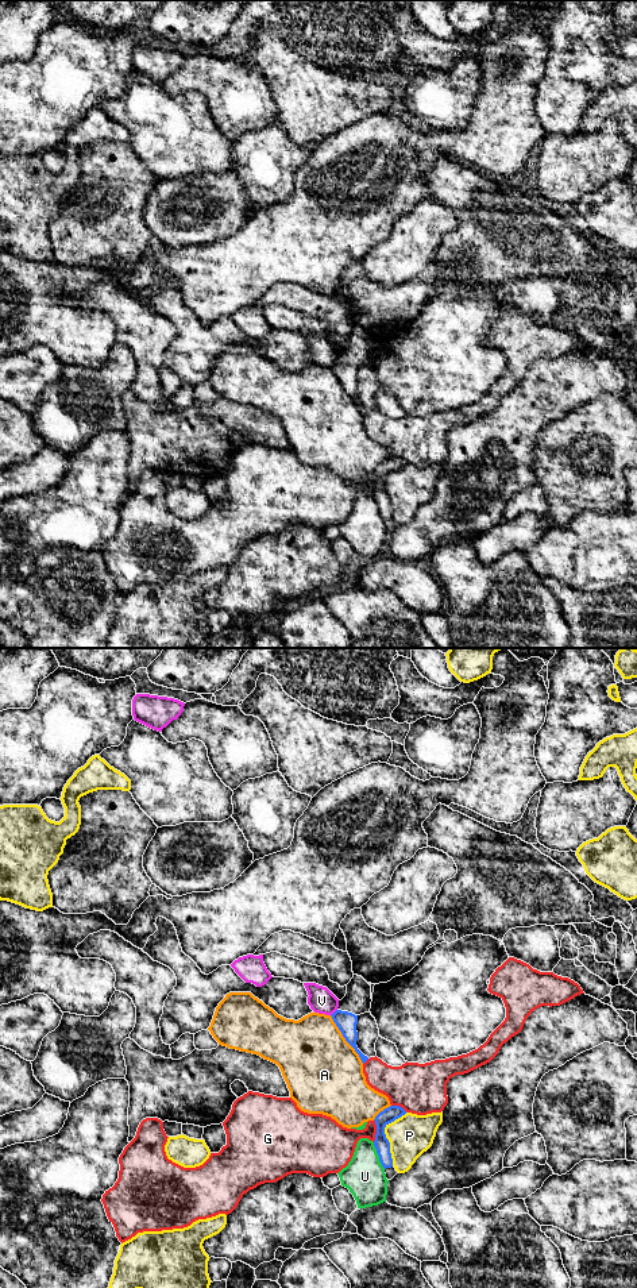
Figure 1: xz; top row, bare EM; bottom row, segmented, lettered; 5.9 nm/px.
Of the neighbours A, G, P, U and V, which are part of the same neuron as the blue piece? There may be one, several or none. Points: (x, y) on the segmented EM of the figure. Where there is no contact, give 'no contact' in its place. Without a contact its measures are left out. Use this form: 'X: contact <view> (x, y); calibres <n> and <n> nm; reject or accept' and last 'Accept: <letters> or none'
A: contact xz (346, 1040); calibres 120 and 460 nm; reject
G: contact xz (377, 1130); calibres 90 and 220 nm; reject
P: contact xz (385, 1136); calibres 90 and 260 nm; reject
U: contact xz (378, 1155); calibres 90 and 240 nm; reject
V: contact xz (334, 1013); calibres 120 and 150 nm; reject
Accept: none

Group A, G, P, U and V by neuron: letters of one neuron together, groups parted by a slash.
A U / G / P / V

